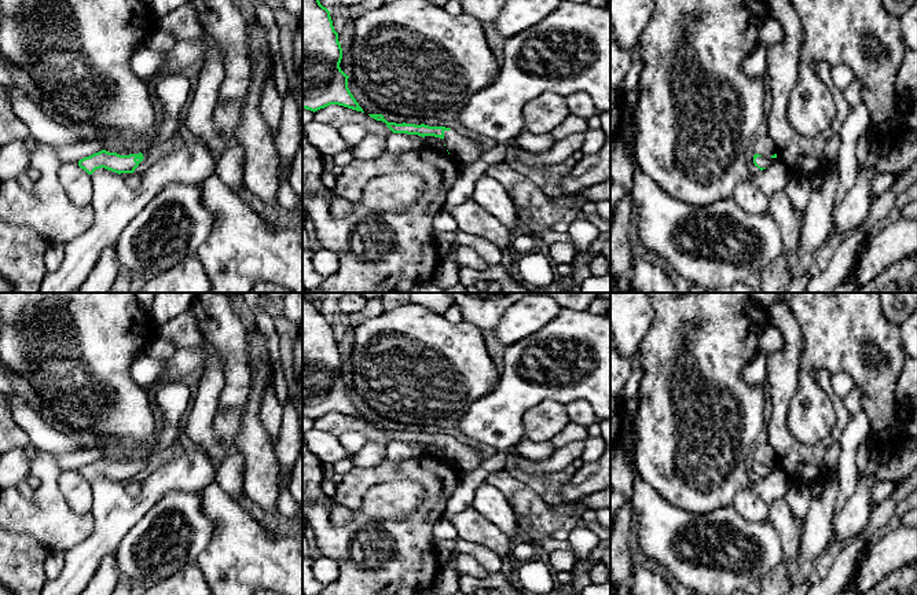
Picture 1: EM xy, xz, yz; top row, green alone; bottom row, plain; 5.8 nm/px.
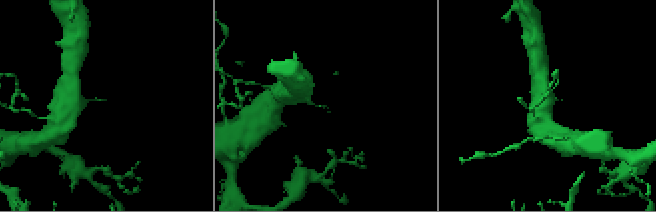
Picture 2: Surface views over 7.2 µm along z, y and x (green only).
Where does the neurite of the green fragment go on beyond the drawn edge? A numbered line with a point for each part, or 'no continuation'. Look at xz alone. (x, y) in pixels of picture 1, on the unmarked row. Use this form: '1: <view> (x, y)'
1: xz (463, 458)

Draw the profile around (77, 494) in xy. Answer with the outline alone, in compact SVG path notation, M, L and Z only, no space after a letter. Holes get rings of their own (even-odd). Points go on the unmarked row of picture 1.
M58 469L58 486L67 507L78 515L91 513L93 493L91 482L78 474L78 470Z

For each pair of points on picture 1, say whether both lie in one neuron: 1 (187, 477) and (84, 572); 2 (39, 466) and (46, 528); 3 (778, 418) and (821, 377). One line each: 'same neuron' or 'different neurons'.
1: same neuron
2: same neuron
3: same neuron

